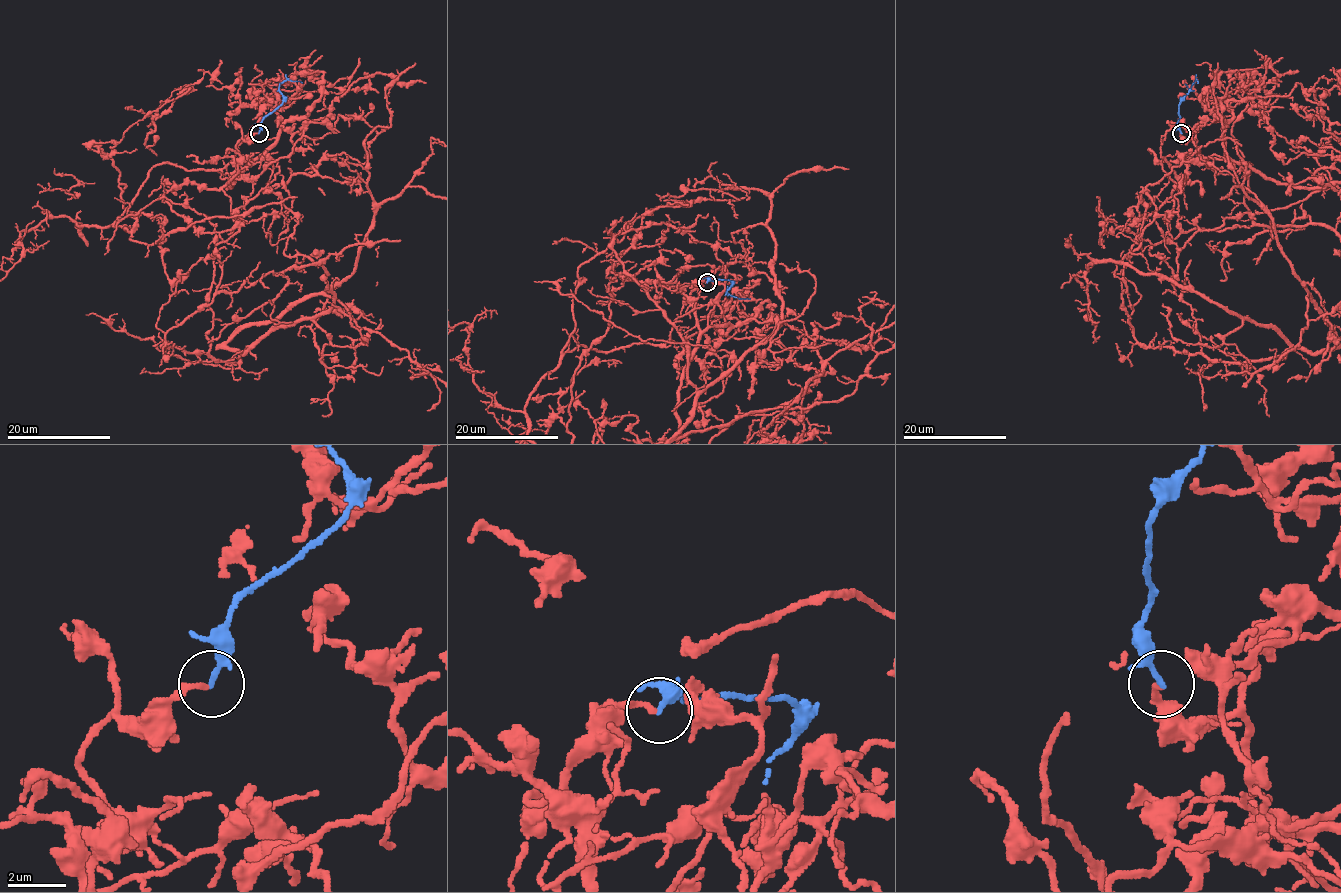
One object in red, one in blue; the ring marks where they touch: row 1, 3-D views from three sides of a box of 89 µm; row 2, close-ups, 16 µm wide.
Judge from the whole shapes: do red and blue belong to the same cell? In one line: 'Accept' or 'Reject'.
Reject

